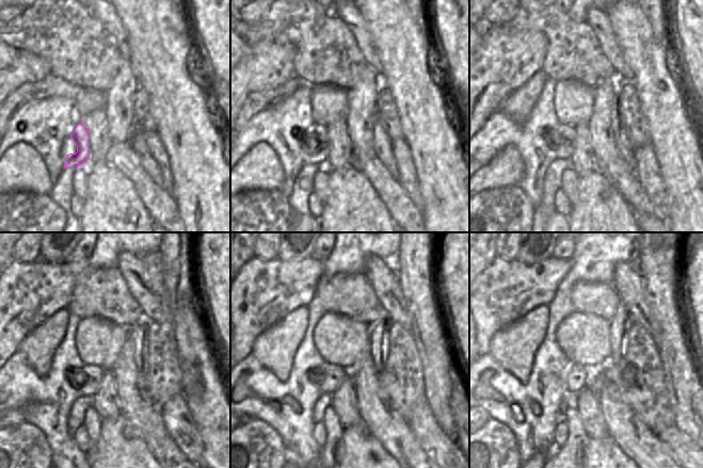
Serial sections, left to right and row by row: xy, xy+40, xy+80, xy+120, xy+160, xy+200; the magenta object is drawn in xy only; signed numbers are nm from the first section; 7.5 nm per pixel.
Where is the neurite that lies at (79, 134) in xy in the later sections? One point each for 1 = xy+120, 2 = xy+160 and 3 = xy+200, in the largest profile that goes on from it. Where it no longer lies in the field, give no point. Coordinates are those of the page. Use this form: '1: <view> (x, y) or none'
1: xy+120 (90, 376)
2: xy+160 (330, 377)
3: xy+200 (576, 380)

